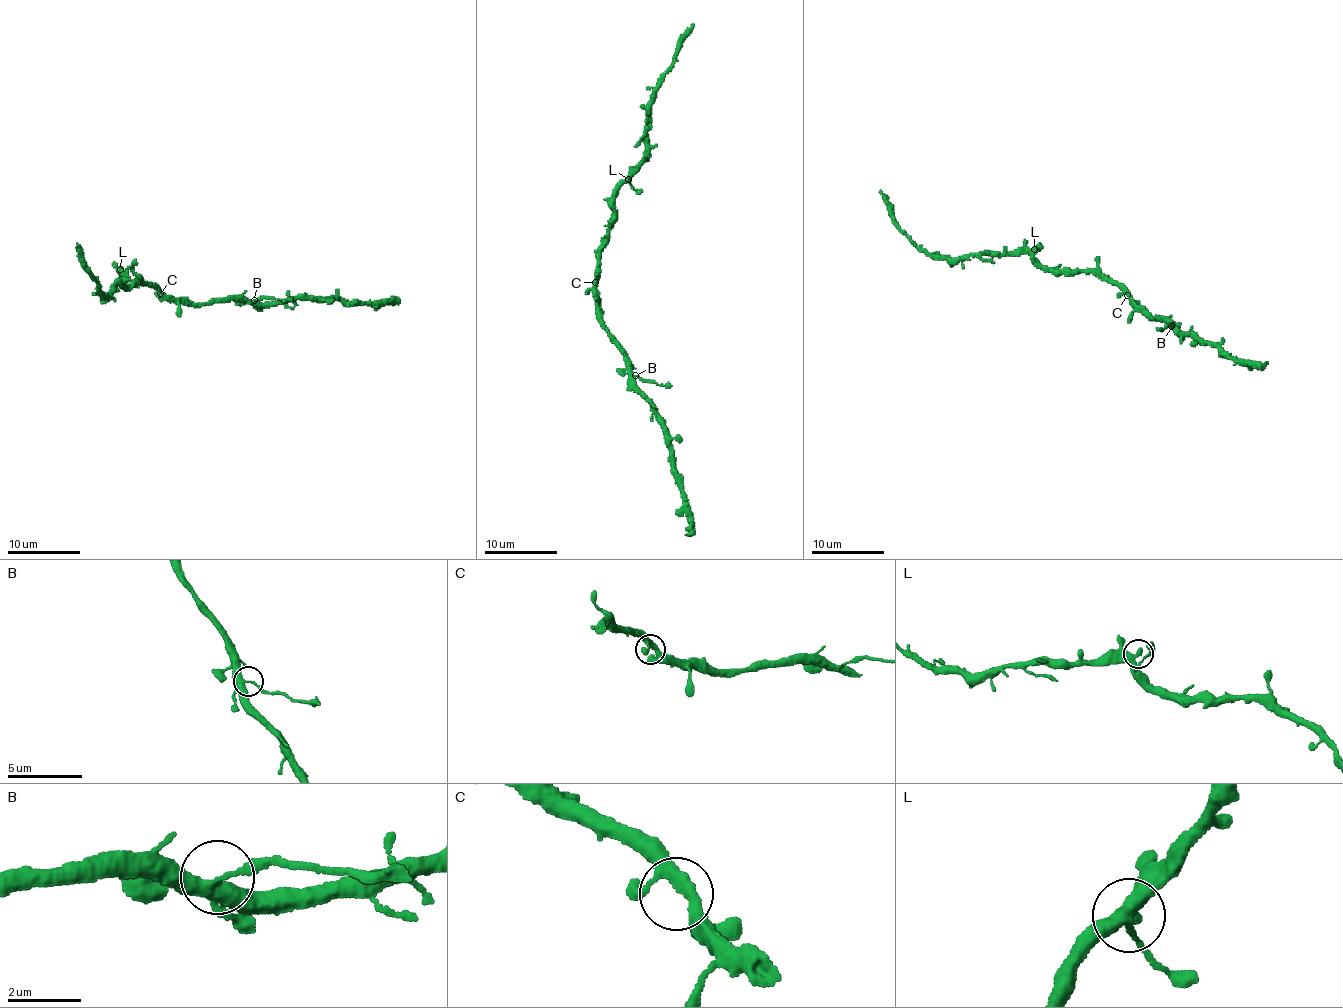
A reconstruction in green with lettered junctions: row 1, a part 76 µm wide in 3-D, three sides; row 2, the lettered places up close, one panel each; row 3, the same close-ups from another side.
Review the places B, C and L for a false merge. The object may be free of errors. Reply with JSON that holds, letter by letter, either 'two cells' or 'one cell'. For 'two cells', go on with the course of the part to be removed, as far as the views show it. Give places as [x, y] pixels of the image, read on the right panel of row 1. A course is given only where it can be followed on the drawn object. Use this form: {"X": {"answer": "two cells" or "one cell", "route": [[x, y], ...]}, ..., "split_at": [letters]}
{"B": {"answer": "two cells", "route": [[1172, 326], [1157, 329]]}, "C": {"answer": "one cell"}, "L": {"answer": "one cell"}, "split_at": ["B"]}

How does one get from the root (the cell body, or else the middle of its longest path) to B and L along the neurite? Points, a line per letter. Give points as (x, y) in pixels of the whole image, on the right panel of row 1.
B: (1121, 289), (1127, 290), (1135, 305), (1172, 326)
L: (1121, 289), (1092, 272), (1046, 269), (1033, 257), (1034, 249)

